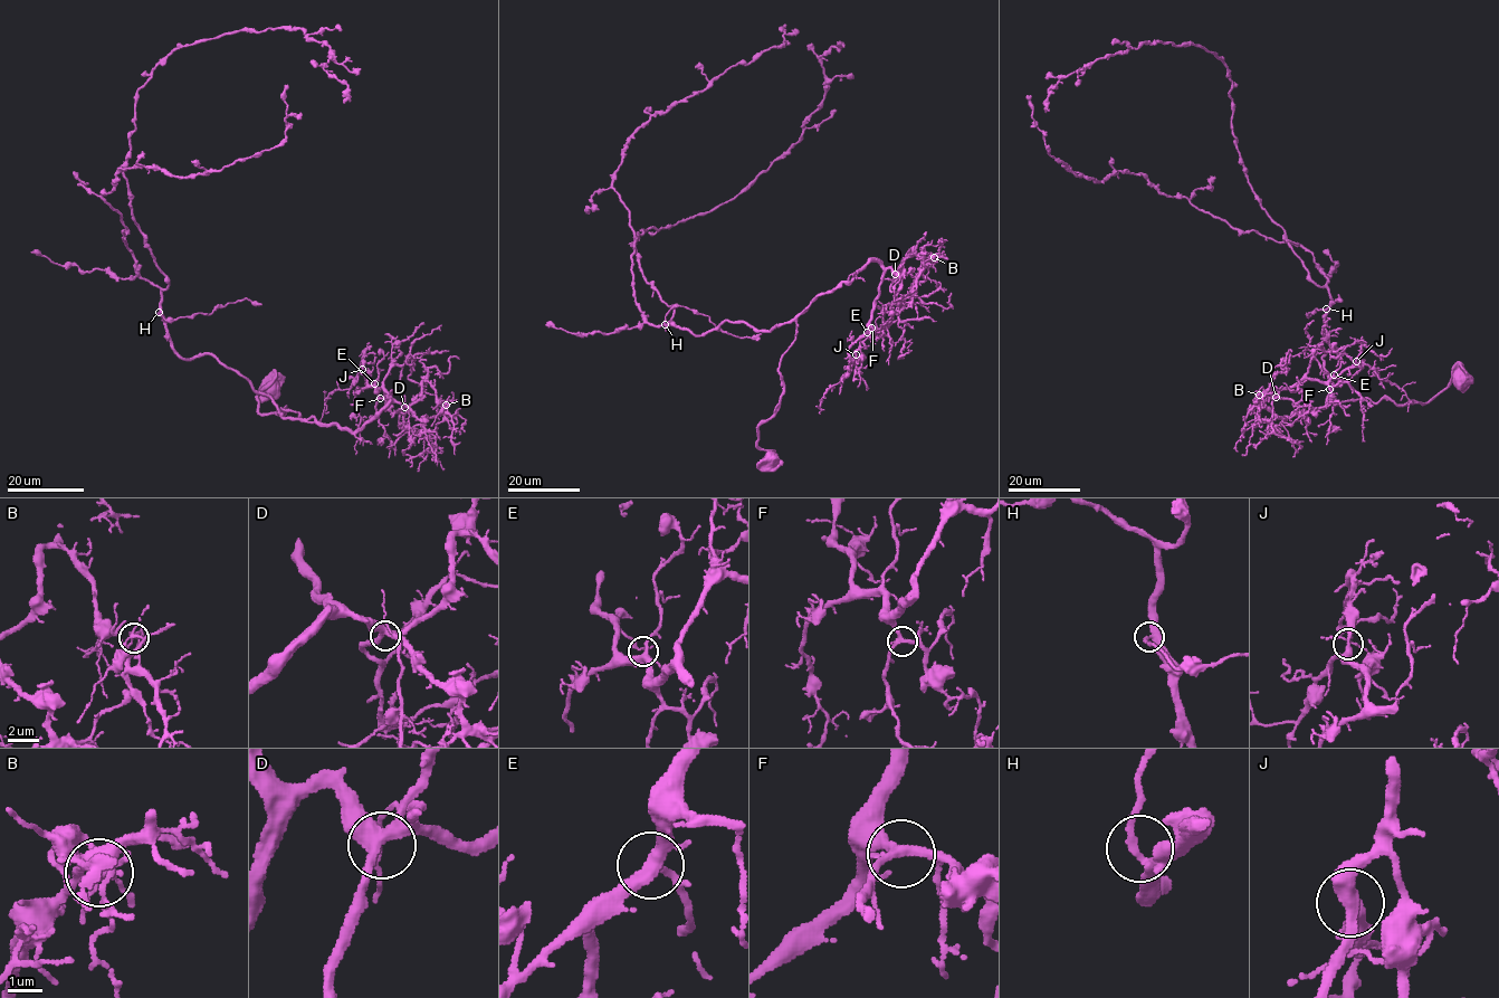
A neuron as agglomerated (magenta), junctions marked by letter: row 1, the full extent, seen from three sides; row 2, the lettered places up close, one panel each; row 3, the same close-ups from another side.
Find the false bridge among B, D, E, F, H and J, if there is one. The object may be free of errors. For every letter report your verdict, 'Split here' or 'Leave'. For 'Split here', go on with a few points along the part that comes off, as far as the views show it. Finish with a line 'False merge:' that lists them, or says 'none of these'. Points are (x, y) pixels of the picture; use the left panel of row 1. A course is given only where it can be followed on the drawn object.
B: Split here. Course of the part to remove: (446, 404), (448, 405), (445, 418), (432, 430), (412, 434), (412, 443), (403, 454)
D: Leave
E: Leave
F: Leave
H: Leave
J: Leave
False merge: B

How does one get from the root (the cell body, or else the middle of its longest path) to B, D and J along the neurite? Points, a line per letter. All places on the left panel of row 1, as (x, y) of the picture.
B: (268, 388), (259, 412), (285, 408), (349, 431), (390, 402), (412, 405), (423, 381), (446, 404)
D: (268, 388), (257, 396), (259, 412), (283, 416), (285, 408), (282, 414), (349, 431), (390, 402), (404, 407)
J: (268, 388), (257, 396), (261, 414), (283, 416), (285, 408), (282, 414), (355, 431), (392, 400), (362, 369)

